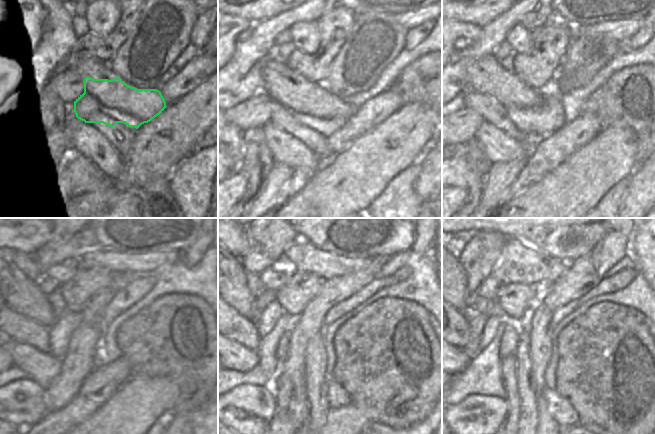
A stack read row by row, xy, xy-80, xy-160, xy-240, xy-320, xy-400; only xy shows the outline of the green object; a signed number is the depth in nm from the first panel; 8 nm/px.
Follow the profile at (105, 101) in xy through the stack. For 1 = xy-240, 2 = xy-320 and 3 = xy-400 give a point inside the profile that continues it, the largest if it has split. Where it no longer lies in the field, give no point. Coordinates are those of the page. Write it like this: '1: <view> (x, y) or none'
1: xy-240 (22, 294)
2: xy-320 (238, 296)
3: xy-400 (462, 299)

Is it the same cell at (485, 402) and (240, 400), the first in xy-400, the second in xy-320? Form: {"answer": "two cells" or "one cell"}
{"answer": "one cell"}

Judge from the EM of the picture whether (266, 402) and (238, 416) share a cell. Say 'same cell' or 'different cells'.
same cell

